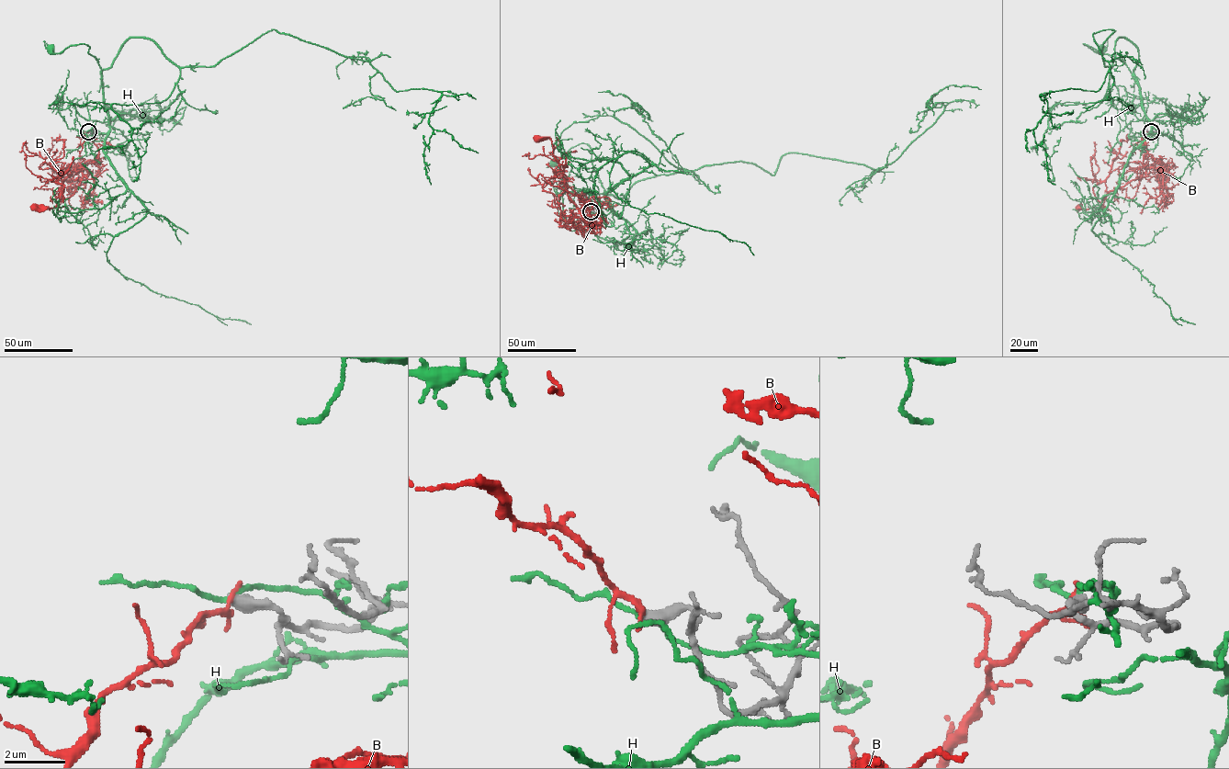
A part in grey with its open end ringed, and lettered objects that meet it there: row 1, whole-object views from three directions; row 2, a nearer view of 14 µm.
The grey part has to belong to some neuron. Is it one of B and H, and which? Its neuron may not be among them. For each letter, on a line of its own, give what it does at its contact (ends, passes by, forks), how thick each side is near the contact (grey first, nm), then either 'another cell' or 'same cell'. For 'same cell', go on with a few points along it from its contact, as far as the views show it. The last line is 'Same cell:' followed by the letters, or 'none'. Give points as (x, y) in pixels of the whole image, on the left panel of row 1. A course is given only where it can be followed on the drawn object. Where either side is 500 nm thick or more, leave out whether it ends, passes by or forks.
B: it passes by | 440/170 nm | another cell
H: it passes by | 460/130 nm | another cell
Same cell: none

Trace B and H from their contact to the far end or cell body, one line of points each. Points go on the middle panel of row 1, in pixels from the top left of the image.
B: (591, 211), (583, 195), (602, 207), (595, 214), (580, 212), (568, 197), (551, 140), (536, 139)
H: (591, 211), (606, 215), (613, 211), (592, 167), (591, 149), (580, 143), (562, 158), (555, 158), (554, 163)

